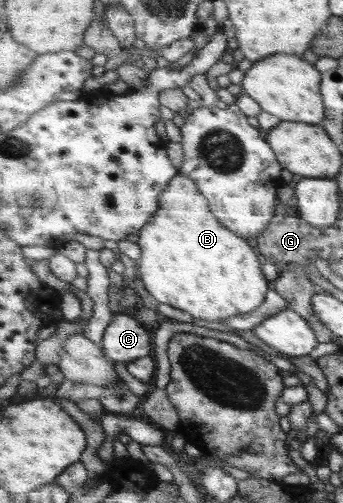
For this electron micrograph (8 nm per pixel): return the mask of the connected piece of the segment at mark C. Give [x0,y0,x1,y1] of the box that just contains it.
[103,312,154,365]

